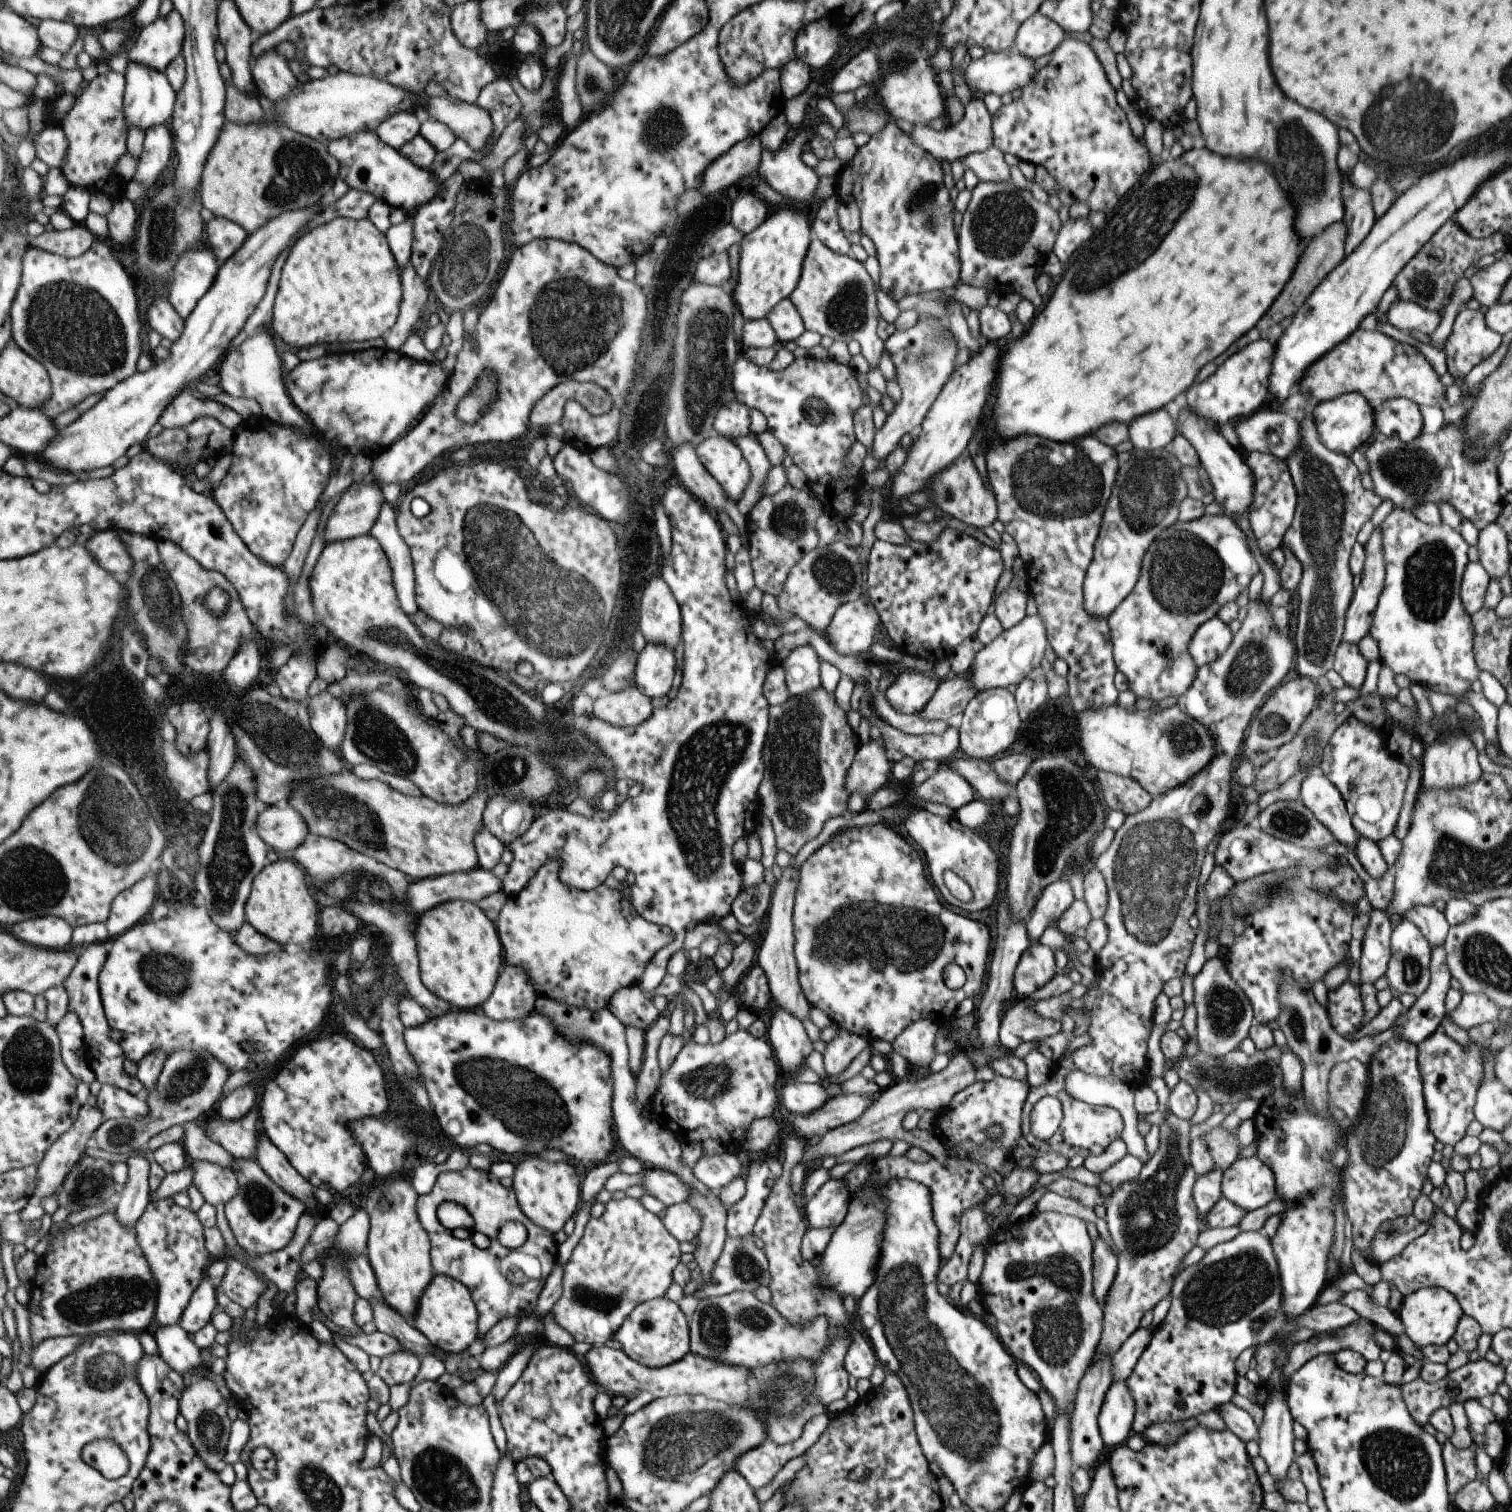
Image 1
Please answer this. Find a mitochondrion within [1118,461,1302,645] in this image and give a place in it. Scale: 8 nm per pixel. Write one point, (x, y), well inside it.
(1187, 574)

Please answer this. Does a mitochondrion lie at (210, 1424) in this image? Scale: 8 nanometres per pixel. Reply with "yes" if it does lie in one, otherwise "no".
yes

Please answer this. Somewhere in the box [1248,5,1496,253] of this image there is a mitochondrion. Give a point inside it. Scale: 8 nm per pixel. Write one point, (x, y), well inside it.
(1404, 117)

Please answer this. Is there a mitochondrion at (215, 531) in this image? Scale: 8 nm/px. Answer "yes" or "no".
no

